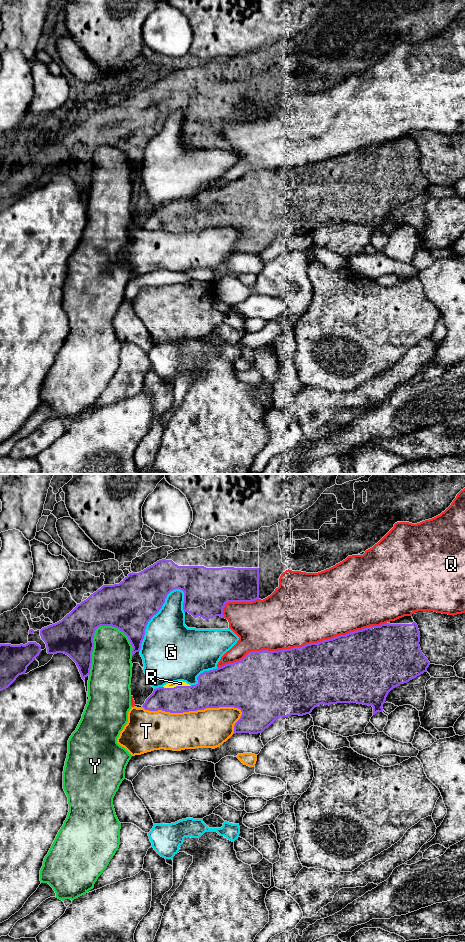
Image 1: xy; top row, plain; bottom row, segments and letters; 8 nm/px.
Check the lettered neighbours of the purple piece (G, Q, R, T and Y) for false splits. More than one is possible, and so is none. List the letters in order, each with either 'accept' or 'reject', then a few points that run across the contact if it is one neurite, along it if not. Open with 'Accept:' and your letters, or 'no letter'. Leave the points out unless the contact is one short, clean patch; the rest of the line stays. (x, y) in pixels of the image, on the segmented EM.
Accept: R
G: reject
Q: reject
R: accept; line xy (207, 693), (184, 693), (177, 686), (180, 683)
T: reject
Y: reject

